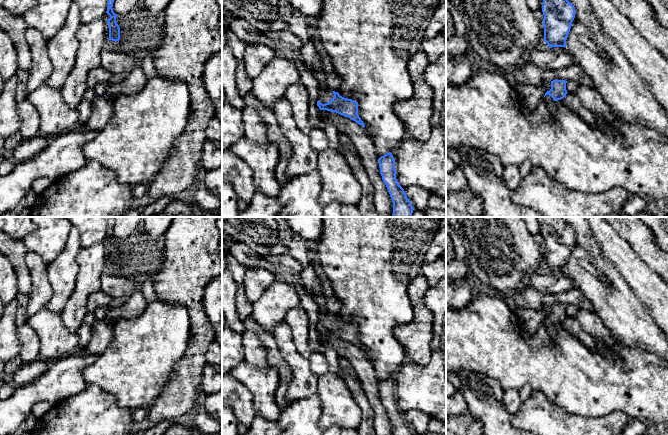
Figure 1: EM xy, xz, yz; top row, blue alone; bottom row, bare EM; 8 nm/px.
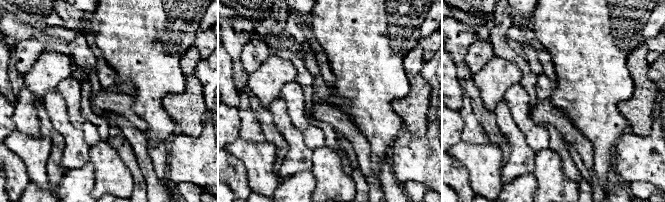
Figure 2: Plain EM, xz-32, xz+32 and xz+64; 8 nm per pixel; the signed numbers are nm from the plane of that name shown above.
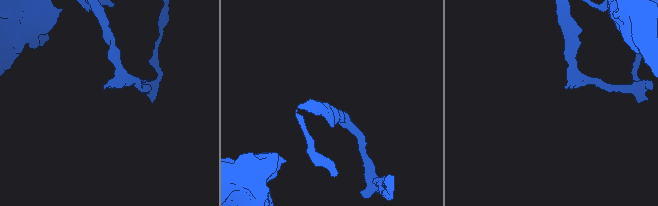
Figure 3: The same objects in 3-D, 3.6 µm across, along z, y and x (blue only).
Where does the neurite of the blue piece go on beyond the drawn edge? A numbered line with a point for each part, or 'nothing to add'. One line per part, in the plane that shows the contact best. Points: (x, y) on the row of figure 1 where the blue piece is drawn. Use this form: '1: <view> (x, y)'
1: xz (326, 95)

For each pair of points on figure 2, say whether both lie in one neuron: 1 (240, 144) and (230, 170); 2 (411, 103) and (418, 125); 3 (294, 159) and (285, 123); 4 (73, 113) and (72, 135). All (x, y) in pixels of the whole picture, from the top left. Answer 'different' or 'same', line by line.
1: different
2: same
3: same
4: different

